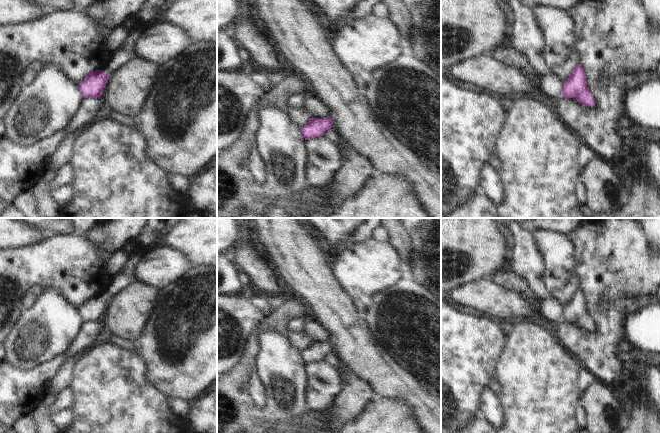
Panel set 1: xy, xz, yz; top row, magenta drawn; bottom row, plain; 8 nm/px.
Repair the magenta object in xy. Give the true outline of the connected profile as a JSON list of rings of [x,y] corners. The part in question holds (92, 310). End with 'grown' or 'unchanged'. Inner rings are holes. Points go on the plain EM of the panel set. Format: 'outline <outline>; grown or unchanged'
outline [[[147,218],[143,232],[137,237],[134,252],[124,265],[125,273],[112,277],[109,285],[102,294],[87,296],[84,303],[78,308],[78,312],[84,322],[97,322],[102,319],[108,301],[131,283],[130,275],[134,272],[136,265],[145,254],[145,251],[156,246],[153,236],[164,236],[180,219]]]; grown

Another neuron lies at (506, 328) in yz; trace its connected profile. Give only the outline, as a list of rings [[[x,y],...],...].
[[[498,321],[498,326],[504,335],[510,334],[516,326],[516,322],[501,322]]]

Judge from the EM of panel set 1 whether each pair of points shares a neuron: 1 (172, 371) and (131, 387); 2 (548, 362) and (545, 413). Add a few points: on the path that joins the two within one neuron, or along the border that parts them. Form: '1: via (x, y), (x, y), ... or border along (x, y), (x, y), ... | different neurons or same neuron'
1: border along (141, 358), (146, 378), (165, 396) | different neurons
2: via (545, 375), (545, 400) | same neuron

